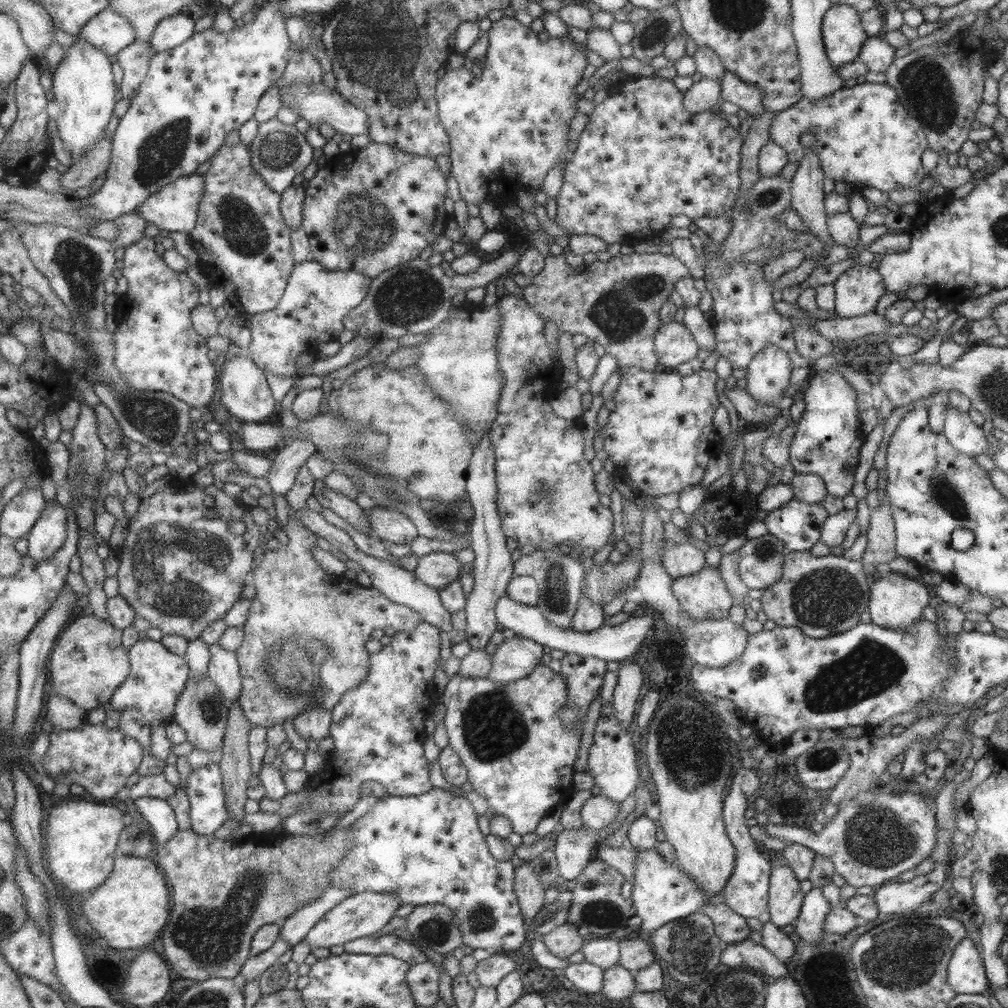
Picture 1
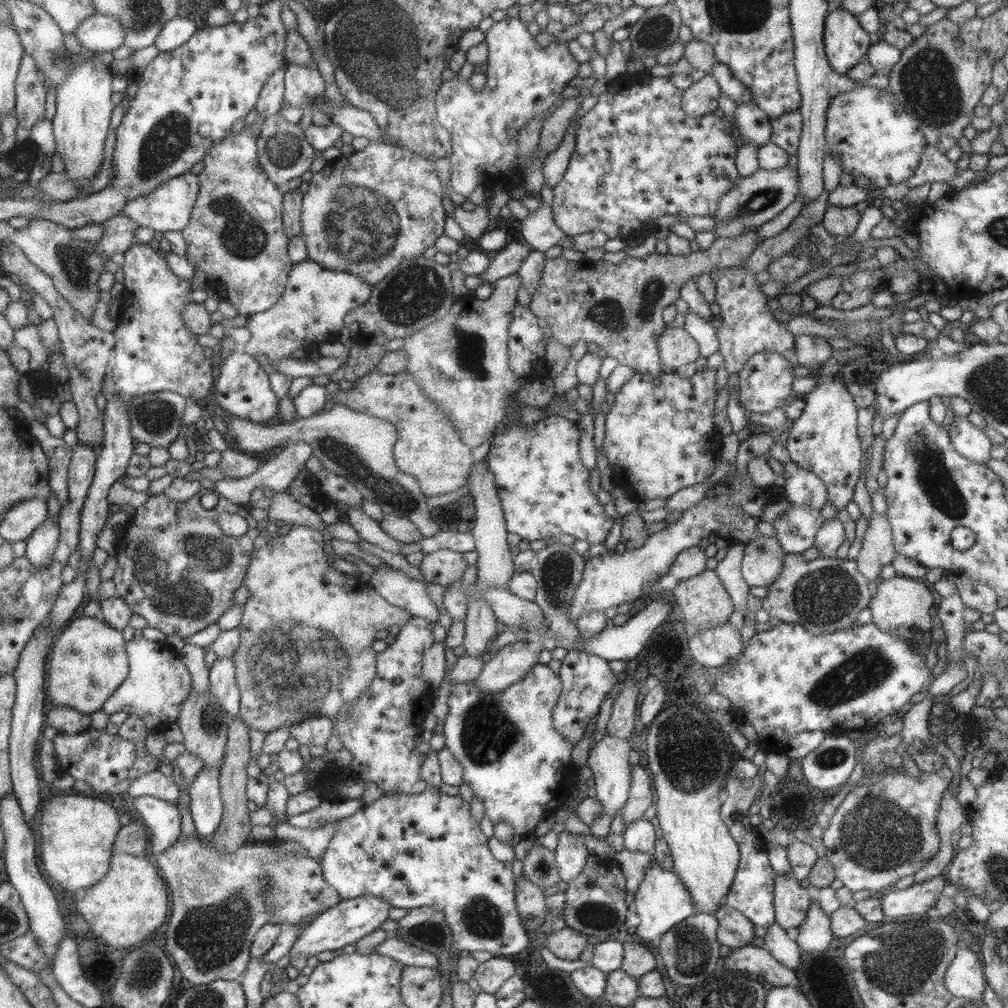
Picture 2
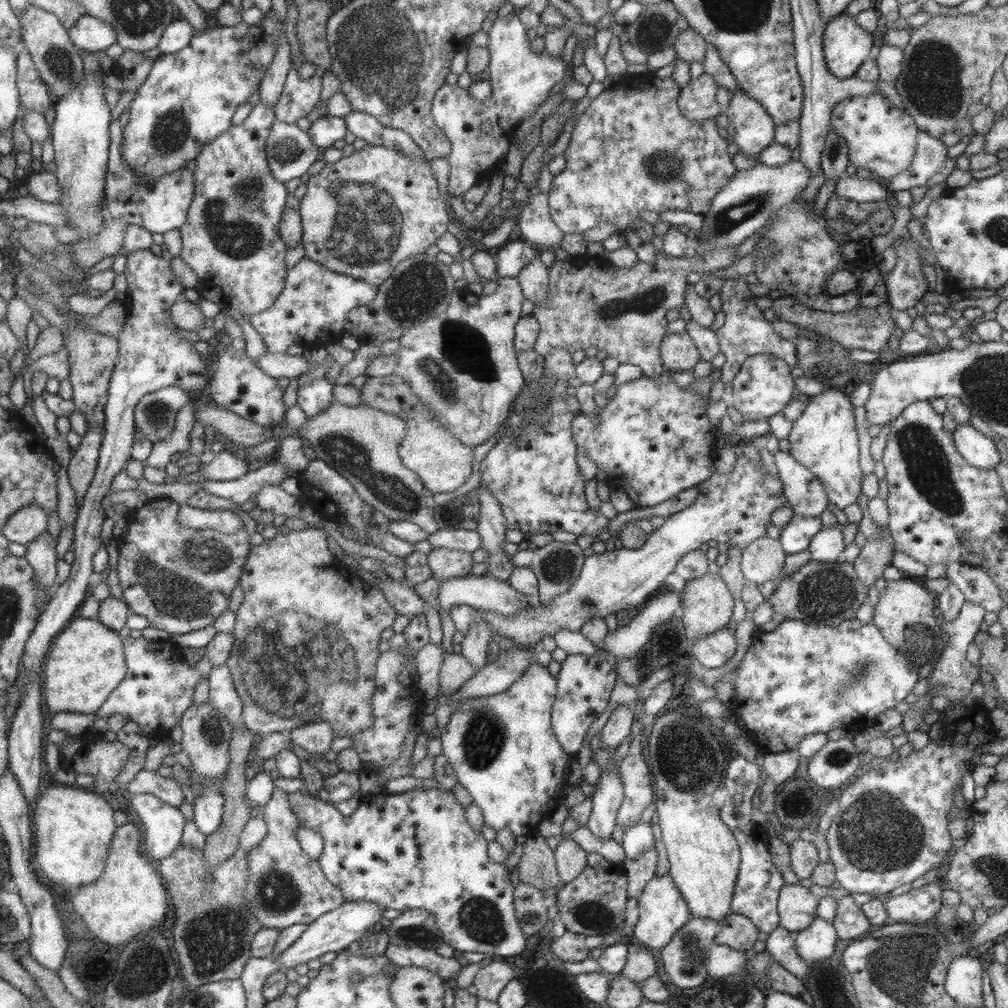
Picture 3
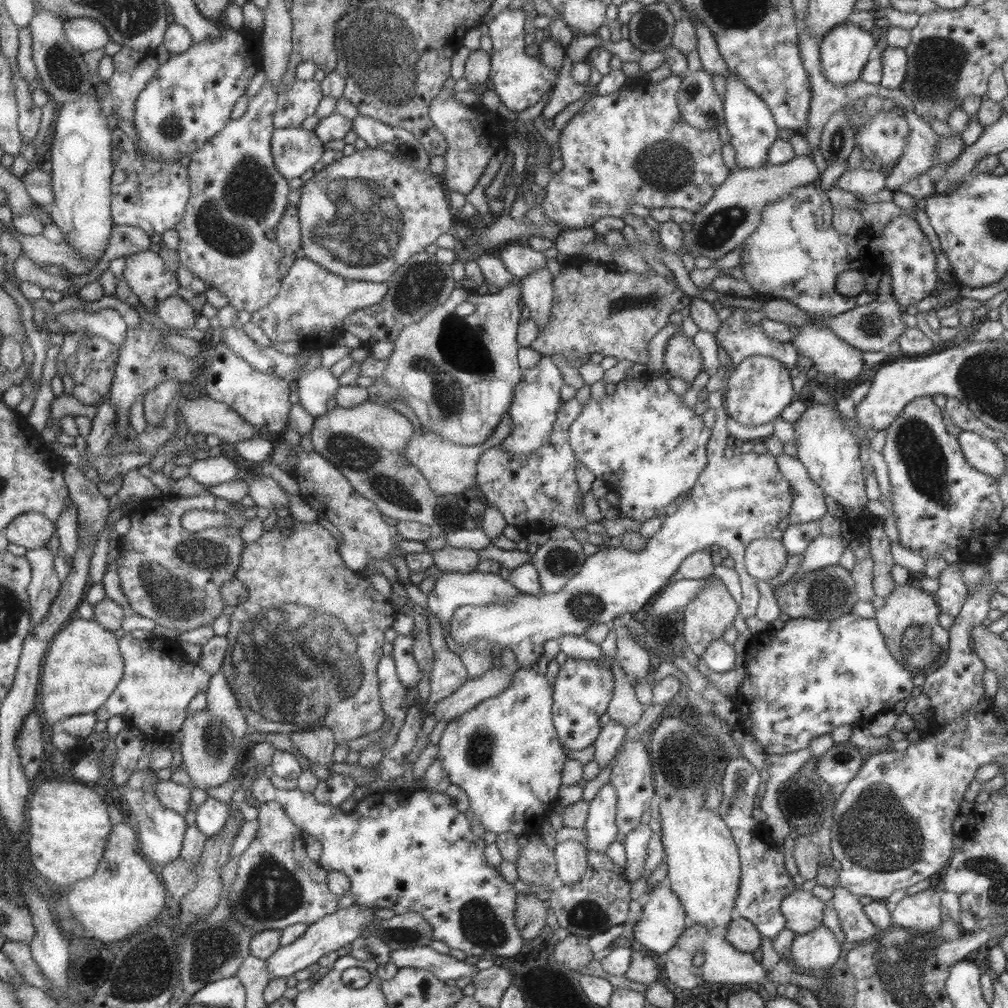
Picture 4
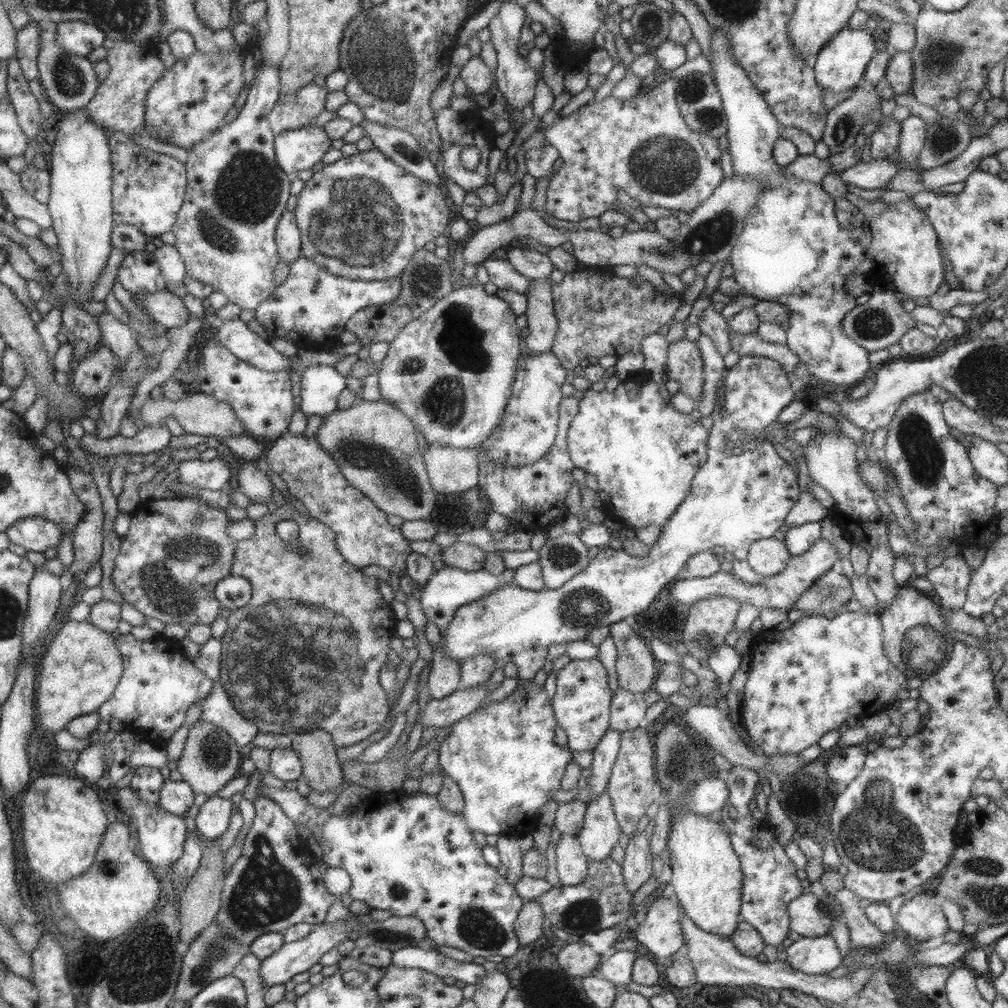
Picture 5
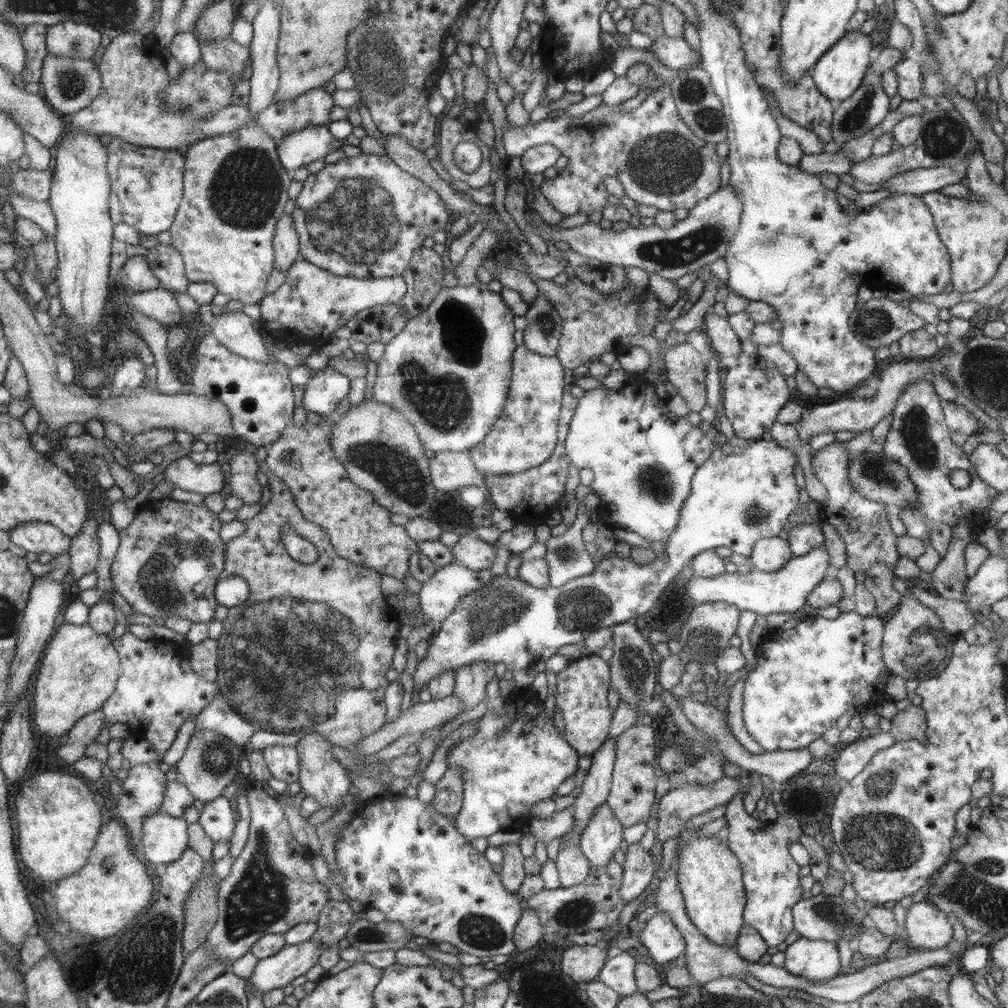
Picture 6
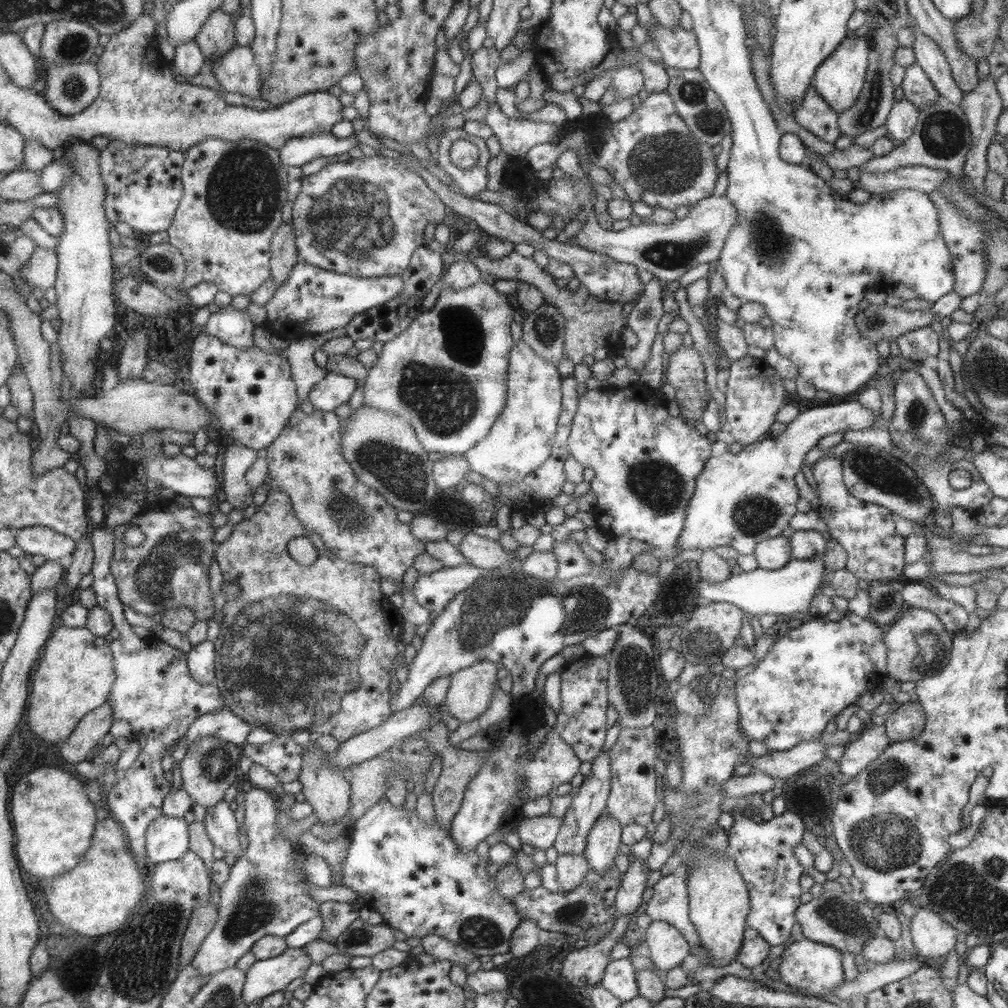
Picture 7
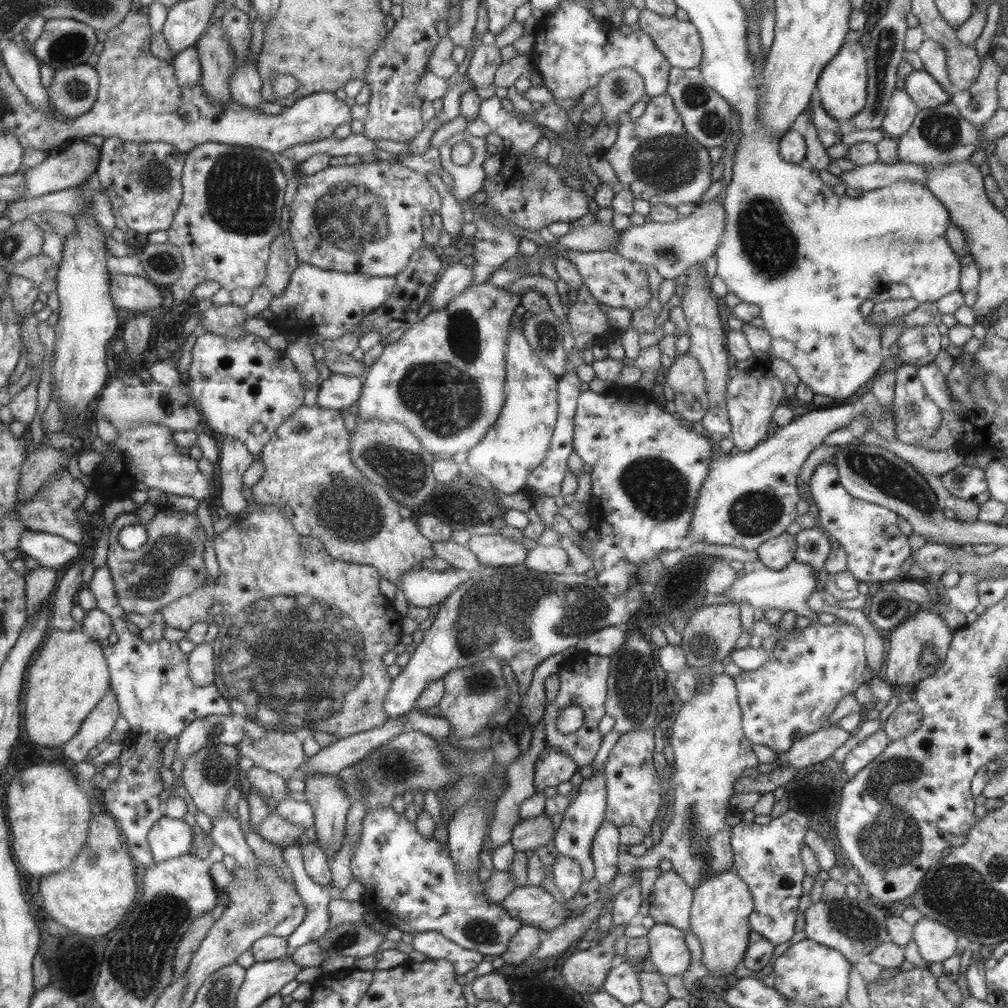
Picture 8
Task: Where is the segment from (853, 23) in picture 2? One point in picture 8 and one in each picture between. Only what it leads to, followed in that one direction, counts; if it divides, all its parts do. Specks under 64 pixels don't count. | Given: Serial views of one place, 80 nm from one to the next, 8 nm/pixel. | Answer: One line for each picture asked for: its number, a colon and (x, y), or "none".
3: (846, 45)
4: (843, 51)
5: (840, 64)
6: (839, 71)
7: (839, 78)
8: (841, 86)

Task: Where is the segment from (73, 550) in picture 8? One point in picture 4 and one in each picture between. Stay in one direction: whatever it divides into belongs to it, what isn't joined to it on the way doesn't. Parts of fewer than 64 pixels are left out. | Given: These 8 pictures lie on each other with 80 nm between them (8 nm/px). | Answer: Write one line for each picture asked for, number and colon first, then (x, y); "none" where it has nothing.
4: (30, 529)
5: (36, 534)
6: (35, 537)
7: (34, 540)

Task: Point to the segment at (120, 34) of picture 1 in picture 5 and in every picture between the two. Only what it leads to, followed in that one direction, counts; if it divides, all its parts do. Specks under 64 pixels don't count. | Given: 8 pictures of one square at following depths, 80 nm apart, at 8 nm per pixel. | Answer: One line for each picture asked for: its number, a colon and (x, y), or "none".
2: (98, 33)
3: (89, 34)
4: (85, 34)
5: (75, 37)

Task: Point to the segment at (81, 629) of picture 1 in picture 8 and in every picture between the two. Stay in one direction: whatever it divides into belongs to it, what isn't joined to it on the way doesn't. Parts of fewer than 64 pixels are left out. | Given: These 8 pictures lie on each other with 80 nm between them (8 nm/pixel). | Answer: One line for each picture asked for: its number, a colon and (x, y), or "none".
2: (87, 662)
3: (86, 662)
4: (83, 665)
5: (80, 669)
6: (78, 670)
7: (74, 674)
8: (67, 677)

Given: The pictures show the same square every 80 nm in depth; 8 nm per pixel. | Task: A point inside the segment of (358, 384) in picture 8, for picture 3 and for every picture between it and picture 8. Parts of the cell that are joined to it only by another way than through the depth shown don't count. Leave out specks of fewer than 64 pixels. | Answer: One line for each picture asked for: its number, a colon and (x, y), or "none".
3: (313, 397)
4: (316, 390)
5: (320, 385)
6: (324, 389)
7: (333, 389)

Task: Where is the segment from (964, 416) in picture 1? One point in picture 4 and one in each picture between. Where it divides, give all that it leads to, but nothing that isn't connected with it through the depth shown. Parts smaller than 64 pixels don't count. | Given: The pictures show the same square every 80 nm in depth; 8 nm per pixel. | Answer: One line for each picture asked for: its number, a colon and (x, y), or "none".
2: (970, 442)
3: (976, 449)
4: (982, 454)

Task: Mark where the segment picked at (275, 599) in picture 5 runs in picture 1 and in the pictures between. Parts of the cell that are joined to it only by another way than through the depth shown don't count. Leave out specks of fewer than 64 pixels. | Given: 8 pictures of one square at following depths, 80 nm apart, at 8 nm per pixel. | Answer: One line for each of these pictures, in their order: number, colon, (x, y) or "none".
1: (303, 639)
2: (305, 632)
3: (305, 636)
4: (304, 608)

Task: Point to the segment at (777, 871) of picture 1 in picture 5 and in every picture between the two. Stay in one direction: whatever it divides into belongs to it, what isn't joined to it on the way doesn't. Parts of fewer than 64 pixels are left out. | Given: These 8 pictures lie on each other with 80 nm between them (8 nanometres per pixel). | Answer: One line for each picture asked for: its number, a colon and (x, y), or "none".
2: (790, 901)
3: (796, 906)
4: (803, 912)
5: (809, 915)

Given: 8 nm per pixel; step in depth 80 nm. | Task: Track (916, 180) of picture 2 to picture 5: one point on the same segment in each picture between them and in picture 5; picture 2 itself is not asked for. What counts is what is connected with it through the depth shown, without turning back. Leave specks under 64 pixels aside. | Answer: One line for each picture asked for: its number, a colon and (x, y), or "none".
3: (930, 153)
4: (919, 155)
5: (912, 136)

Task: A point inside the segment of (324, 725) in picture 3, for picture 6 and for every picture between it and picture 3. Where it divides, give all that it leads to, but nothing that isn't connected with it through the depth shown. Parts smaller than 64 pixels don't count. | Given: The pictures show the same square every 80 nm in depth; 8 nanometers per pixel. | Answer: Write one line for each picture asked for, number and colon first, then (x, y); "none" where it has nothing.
4: (316, 744)
5: (315, 750)
6: (321, 776)

